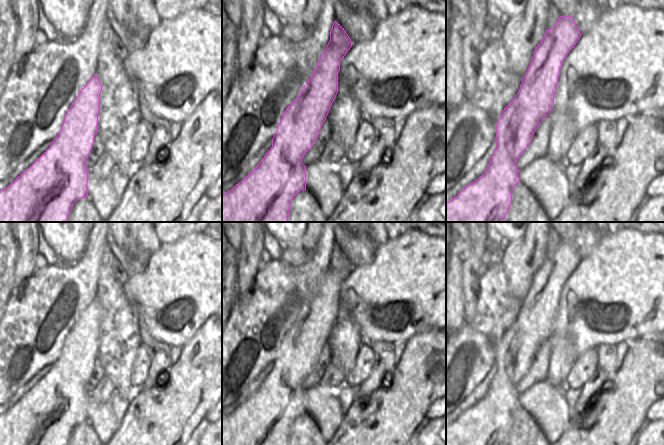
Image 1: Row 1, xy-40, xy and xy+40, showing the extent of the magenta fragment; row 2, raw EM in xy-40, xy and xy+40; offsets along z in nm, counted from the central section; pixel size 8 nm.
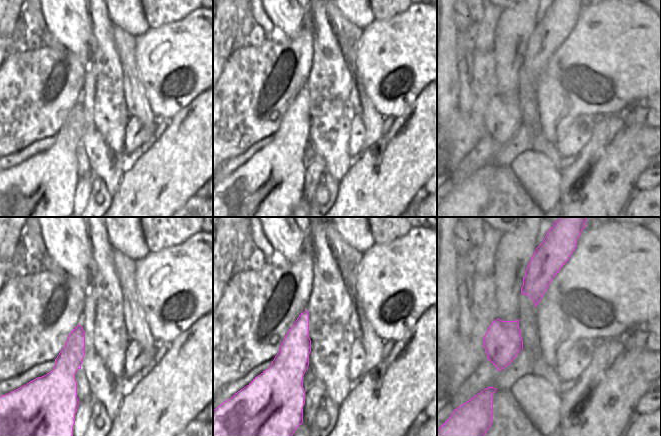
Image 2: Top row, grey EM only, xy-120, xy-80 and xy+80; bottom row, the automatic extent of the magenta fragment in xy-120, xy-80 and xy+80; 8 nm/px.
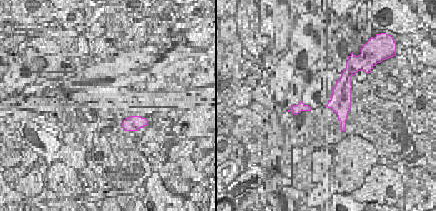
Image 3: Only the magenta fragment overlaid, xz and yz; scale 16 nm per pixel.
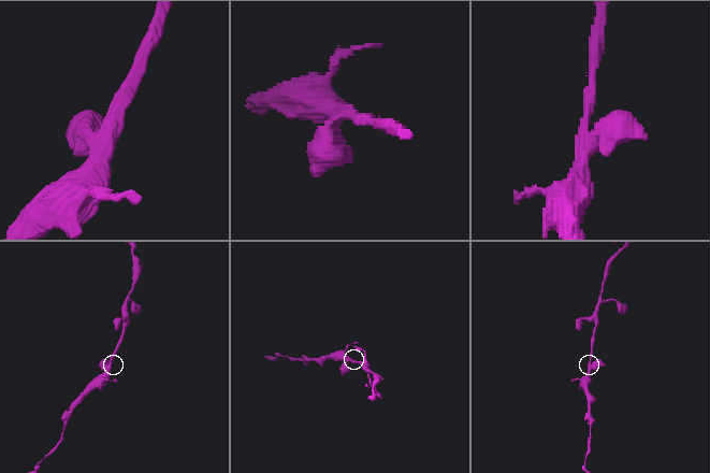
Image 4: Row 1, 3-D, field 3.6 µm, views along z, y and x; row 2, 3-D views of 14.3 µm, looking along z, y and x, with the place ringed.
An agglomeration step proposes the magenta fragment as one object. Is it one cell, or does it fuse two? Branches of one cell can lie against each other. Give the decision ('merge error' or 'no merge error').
no merge error

